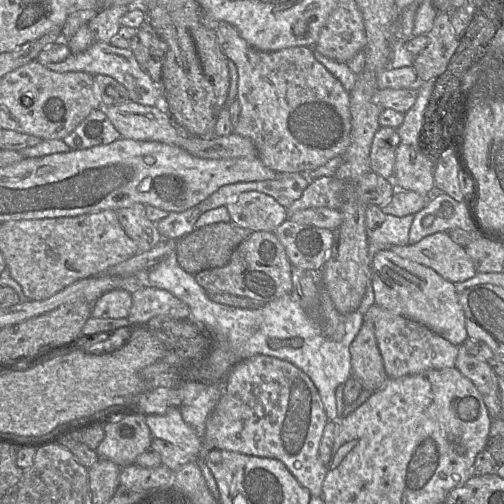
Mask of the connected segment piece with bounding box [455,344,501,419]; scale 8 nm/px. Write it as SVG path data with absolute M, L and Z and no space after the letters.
M463 344L458 346L455 367L474 384L482 396L490 418L495 419L501 413L498 376L486 361L470 355Z

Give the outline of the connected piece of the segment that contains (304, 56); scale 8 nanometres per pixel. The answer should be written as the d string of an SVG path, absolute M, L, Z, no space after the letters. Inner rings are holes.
M227 22L215 23L215 30L218 34L218 41L224 55L235 63L238 71L237 99L240 103L241 112L238 123L233 128L233 133L246 137L254 143L257 156L265 166L277 173L303 173L315 170L326 164L332 158L344 154L351 141L350 94L344 89L342 84L315 59L311 47L296 46L273 52L263 52L252 47L242 38L238 30Z

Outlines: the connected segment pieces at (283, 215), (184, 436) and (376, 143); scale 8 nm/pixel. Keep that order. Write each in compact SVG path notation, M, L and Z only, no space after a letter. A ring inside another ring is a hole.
M258 191L243 192L225 207L231 222L252 232L275 232L288 219L287 208Z
M171 408L165 414L147 414L145 422L153 438L169 442L193 458L199 458L202 439L183 421L179 408Z
M378 128L370 149L370 169L374 173L392 180L398 144L399 136L395 128Z

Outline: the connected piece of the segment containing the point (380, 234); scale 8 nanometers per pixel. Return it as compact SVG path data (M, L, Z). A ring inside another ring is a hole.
M386 215L384 222L381 226L379 226L377 229L368 231L367 234L367 241L368 241L368 249L369 249L369 255L370 255L370 266L371 266L371 260L375 253L377 253L380 250L383 249L389 249L392 246L406 246L408 244L408 237L409 237L409 231L411 228L411 224L413 222L414 215L407 215L404 217L396 217L393 215Z

